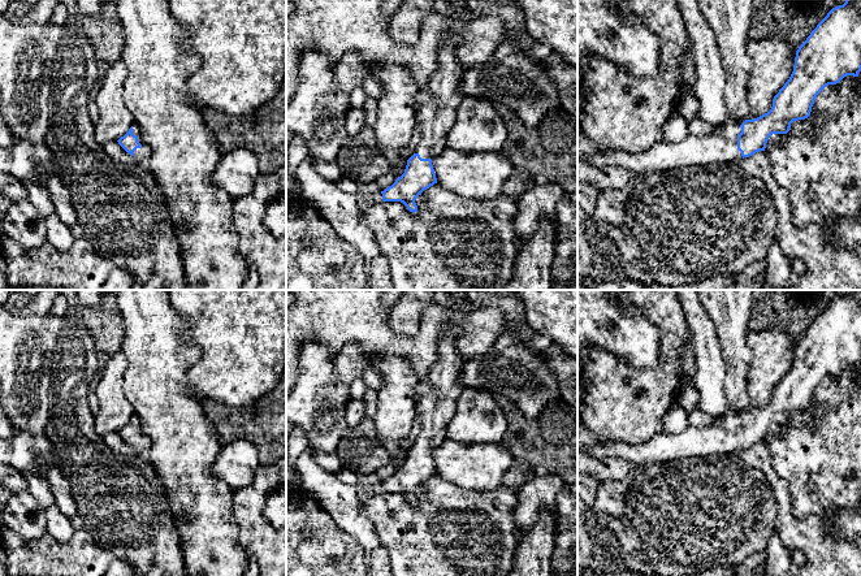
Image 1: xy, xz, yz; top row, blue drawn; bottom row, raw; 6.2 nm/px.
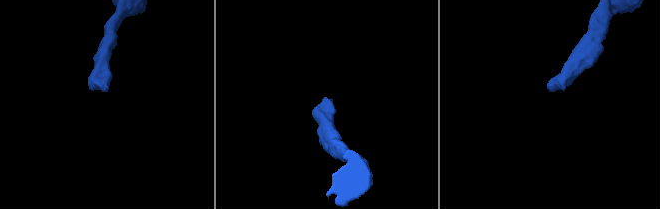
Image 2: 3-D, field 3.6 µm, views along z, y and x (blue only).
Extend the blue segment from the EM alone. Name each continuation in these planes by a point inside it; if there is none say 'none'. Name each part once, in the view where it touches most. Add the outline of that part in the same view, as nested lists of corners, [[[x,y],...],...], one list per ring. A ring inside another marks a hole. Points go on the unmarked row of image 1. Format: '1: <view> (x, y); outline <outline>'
1: xy (142, 446); outline [[[137,415],[133,416],[133,425],[138,428],[139,434],[142,436],[140,439],[137,439],[134,442],[134,451],[137,455],[139,455],[143,459],[148,459],[150,455],[150,447],[151,447],[151,439],[148,436],[143,433],[143,424],[140,417]]]

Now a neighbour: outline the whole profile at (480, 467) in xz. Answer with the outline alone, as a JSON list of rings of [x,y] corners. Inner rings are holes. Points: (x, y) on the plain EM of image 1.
[[[446,439],[432,454],[437,476],[475,491],[502,485],[512,456],[502,443],[460,443]]]

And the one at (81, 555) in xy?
[[[1,525],[0,532],[7,553],[8,576],[133,576],[134,573],[131,564],[103,549],[79,527],[66,542],[59,542],[48,533],[36,540],[22,540],[7,525]]]

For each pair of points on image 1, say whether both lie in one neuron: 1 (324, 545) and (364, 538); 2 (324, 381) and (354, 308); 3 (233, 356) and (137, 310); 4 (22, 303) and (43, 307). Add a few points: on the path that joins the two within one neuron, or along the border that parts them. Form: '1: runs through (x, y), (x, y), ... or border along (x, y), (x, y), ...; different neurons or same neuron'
1: border along (333, 520), (344, 531), (349, 532), (368, 553); different neurons
2: border along (310, 340), (317, 340), (331, 353), (333, 359); different neurons
3: border along (176, 308), (200, 350), (190, 367); different neurons
4: runs through (27, 306), (38, 306); same neuron

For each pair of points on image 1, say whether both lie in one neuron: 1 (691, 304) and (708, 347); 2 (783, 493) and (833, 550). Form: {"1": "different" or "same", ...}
{"1": "same", "2": "same"}

